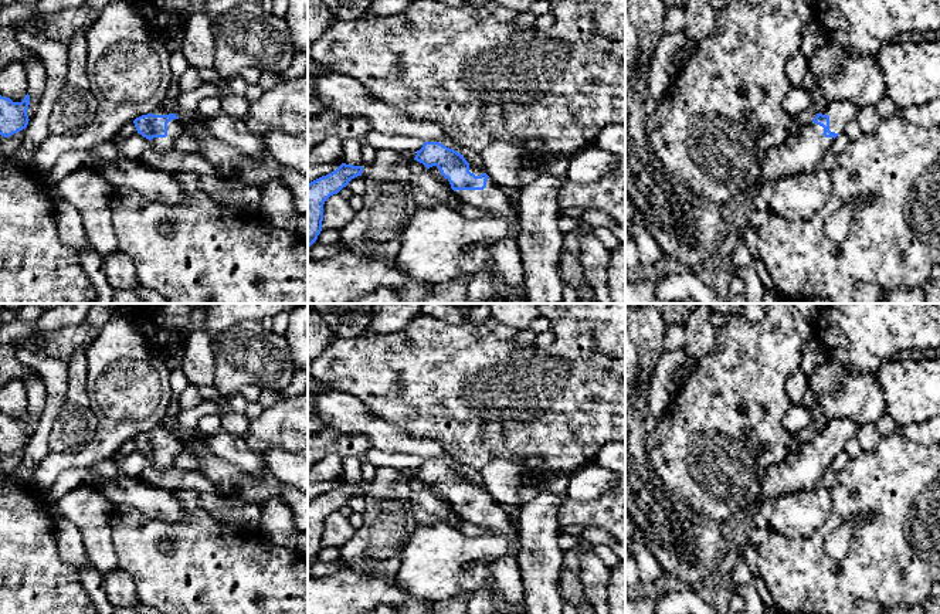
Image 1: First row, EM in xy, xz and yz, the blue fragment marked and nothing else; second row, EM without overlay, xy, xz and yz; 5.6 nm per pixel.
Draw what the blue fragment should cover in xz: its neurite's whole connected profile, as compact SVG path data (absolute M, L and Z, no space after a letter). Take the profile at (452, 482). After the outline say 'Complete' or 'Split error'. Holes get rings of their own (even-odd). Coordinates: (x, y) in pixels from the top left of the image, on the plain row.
M424 459L414 478L427 486L437 484L461 519L488 529L492 536L512 540L519 537L510 528L510 519L500 503L493 501L486 491L471 484L457 468L440 459Z. Split error

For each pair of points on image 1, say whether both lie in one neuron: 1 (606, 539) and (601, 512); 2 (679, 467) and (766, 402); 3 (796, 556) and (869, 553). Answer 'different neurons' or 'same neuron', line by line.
1: different neurons
2: same neuron
3: same neuron

